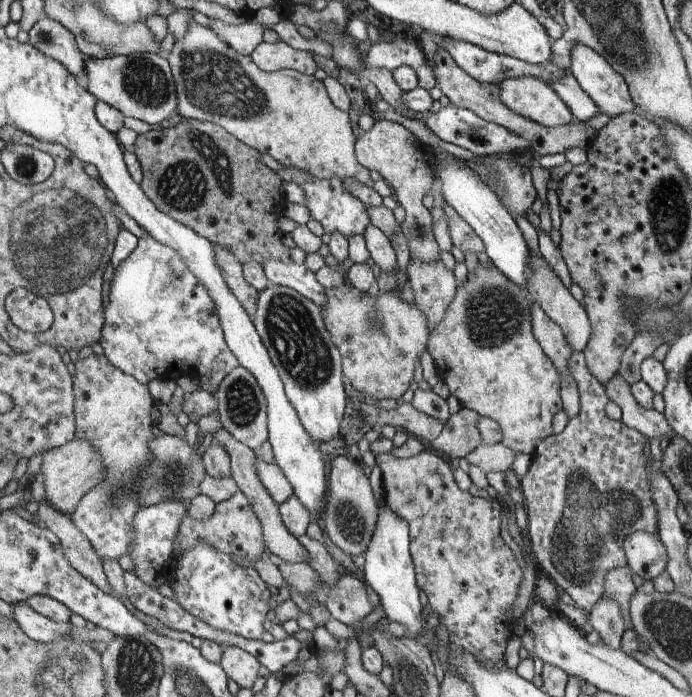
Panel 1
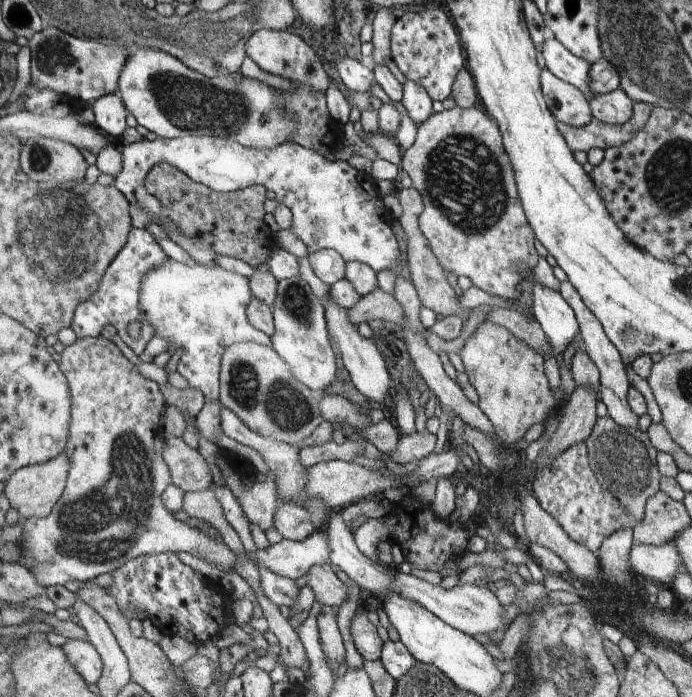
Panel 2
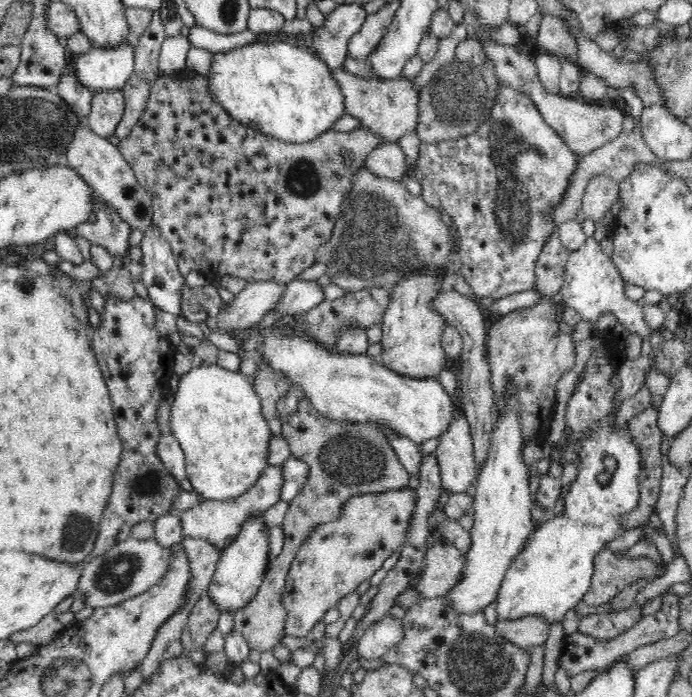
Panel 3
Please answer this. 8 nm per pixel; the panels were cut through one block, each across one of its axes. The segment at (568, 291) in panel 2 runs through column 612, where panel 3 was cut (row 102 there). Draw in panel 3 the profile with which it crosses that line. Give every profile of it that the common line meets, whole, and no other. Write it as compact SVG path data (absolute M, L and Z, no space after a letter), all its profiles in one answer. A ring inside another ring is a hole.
M342 68L330 69L344 95L347 118L360 119L361 126L372 129L384 143L396 143L406 134L416 134L421 93L404 74L390 80L356 76Z

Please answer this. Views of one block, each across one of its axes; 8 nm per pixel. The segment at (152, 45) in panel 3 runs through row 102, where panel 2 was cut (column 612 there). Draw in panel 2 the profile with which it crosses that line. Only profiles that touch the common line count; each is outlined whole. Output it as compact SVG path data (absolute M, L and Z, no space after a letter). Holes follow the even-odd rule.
M636 102L633 105L632 120L628 120L622 126L595 120L582 127L572 127L558 122L558 130L564 136L568 148L573 152L588 152L592 148L600 148L602 151L614 147L620 148L646 126L654 109L655 106L648 102Z

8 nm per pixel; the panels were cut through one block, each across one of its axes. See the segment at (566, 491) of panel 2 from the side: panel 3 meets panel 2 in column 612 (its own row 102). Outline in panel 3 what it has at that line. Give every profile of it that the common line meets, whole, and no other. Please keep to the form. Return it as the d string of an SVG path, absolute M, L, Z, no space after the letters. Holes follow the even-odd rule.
M498 79L496 98L499 104L492 108L490 120L467 137L436 143L422 142L415 162L415 177L421 185L421 197L428 206L456 224L461 273L478 300L498 299L534 289L539 254L545 242L556 232L551 215L553 208L563 198L569 176L575 171L580 158L546 124L528 94Z

